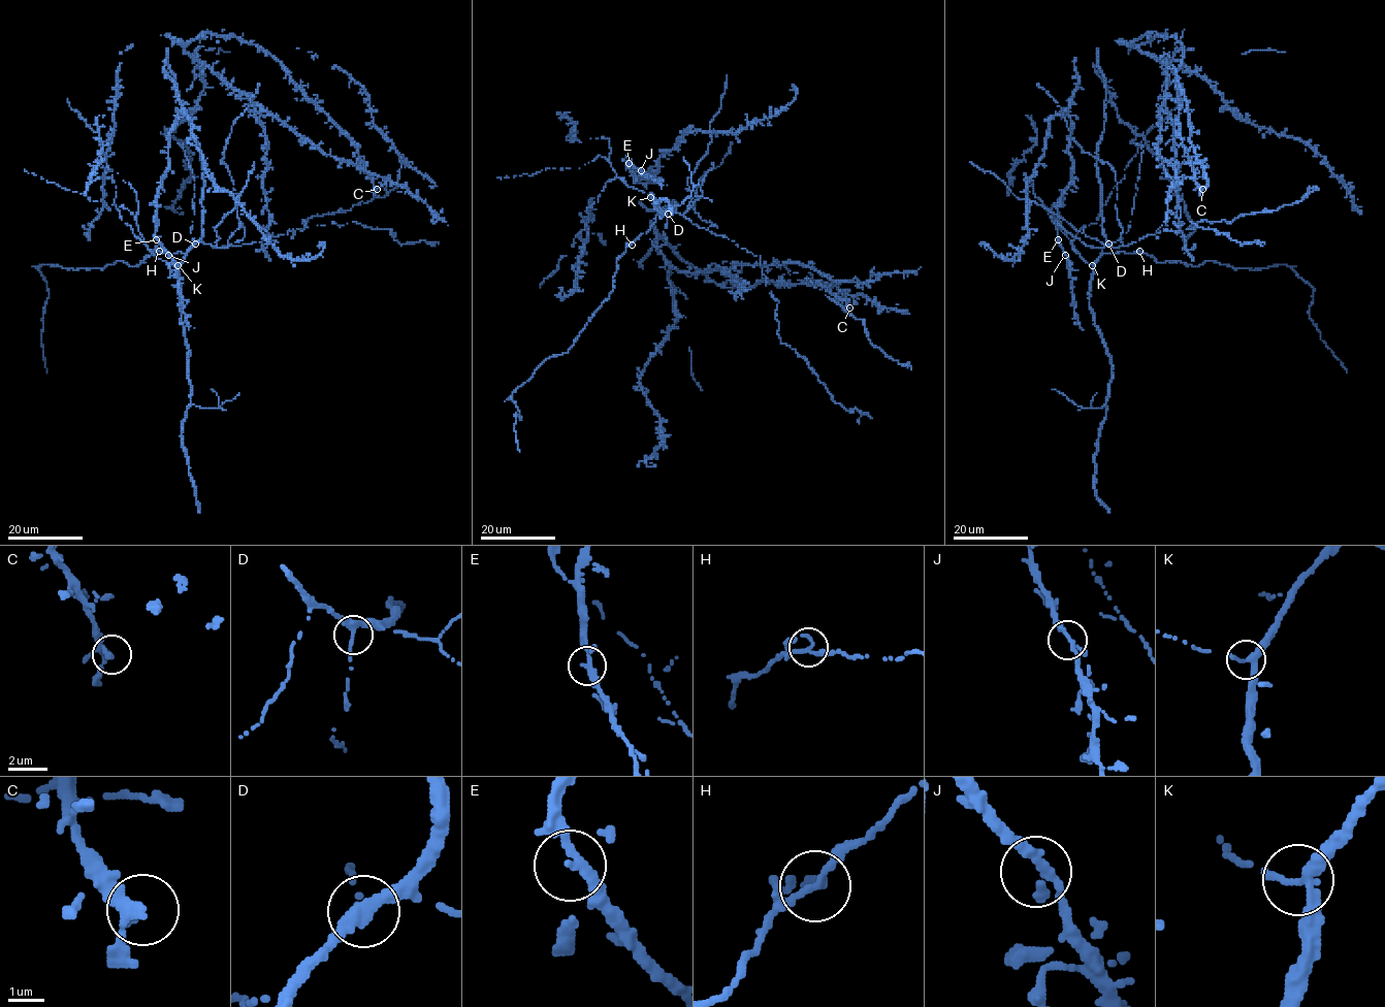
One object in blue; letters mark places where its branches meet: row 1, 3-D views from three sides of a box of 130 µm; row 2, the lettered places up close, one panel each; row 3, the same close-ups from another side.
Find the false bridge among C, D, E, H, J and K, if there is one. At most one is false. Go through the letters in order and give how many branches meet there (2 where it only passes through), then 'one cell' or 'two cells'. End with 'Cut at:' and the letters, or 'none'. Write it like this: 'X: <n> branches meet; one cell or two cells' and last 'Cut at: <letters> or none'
C: 3 branches meet; one cell
D: 3 branches meet; one cell
E: 3 branches meet; one cell
H: 3 branches meet; one cell
J: 3 branches meet; one cell
K: 3 branches meet; one cell
Cut at: none

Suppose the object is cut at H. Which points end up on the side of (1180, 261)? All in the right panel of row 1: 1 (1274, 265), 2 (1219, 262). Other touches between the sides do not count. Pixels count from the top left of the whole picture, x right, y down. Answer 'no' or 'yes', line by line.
1: yes
2: yes

